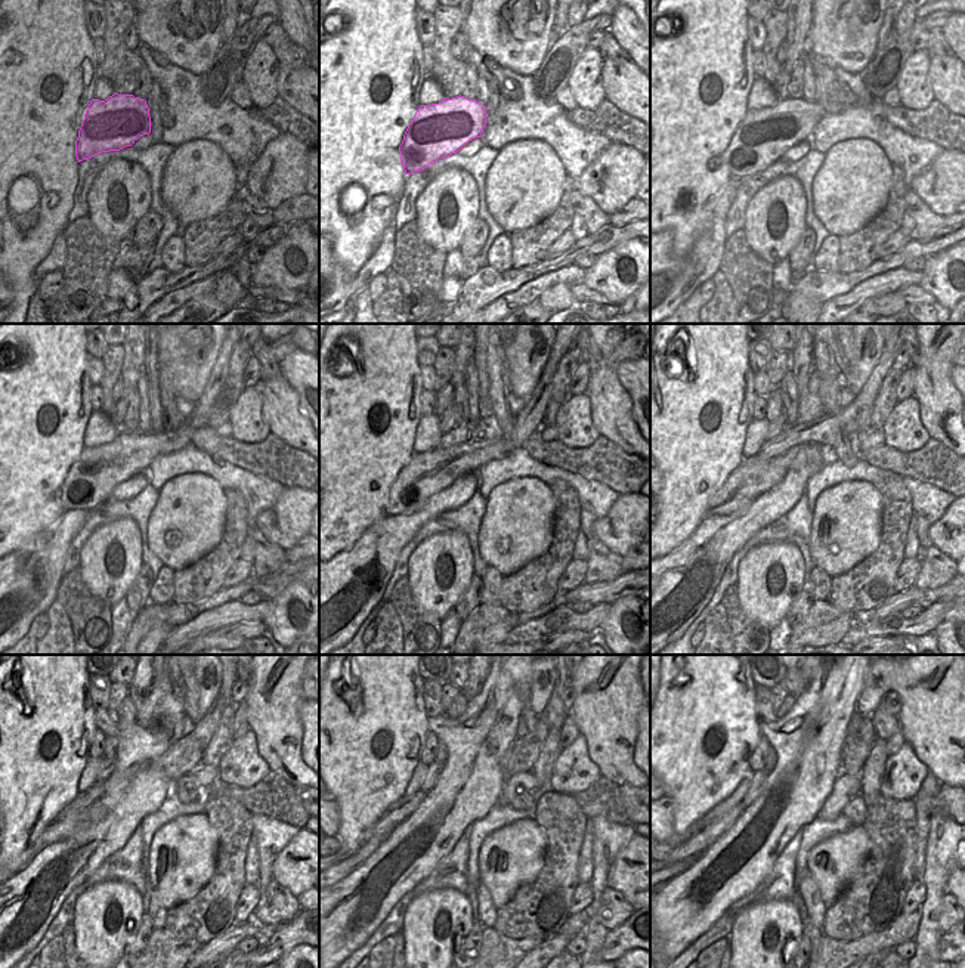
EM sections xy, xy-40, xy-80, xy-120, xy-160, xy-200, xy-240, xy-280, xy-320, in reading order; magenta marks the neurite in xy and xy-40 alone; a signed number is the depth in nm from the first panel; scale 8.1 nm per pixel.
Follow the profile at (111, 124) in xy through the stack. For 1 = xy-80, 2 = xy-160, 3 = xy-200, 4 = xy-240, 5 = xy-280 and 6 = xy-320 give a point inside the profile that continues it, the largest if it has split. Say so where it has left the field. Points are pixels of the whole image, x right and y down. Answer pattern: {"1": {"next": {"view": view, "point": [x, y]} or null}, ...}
{"1": {"next": {"view": "xy-80", "point": [764, 135]}}, "2": {"next": {"view": "xy-160", "point": [427, 473]}}, "3": {"next": {"view": "xy-200", "point": [751, 478]}}, "4": {"next": {"view": "xy-240", "point": [70, 820]}}, "5": {"next": {"view": "xy-280", "point": [370, 846]}}, "6": {"next": {"view": "xy-320", "point": [683, 865]}}}

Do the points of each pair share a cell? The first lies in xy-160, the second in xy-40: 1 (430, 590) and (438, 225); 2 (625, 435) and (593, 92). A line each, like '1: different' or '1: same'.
1: same
2: different

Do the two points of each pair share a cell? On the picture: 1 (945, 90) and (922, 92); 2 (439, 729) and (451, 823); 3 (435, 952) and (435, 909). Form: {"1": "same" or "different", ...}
{"1": "different", "2": "same", "3": "same"}

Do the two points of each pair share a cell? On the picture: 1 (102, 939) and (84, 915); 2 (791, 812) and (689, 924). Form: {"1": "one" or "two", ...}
{"1": "one", "2": "one"}

